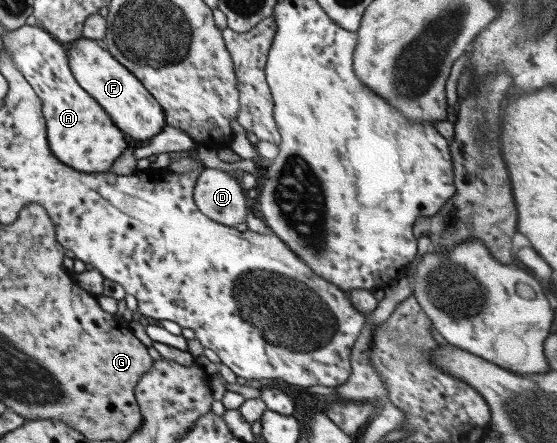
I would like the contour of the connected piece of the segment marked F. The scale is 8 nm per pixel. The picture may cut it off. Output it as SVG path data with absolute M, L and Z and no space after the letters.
M81 36L71 42L66 54L74 81L107 113L113 124L134 142L151 139L166 126L163 108L132 73L112 58L100 42Z

